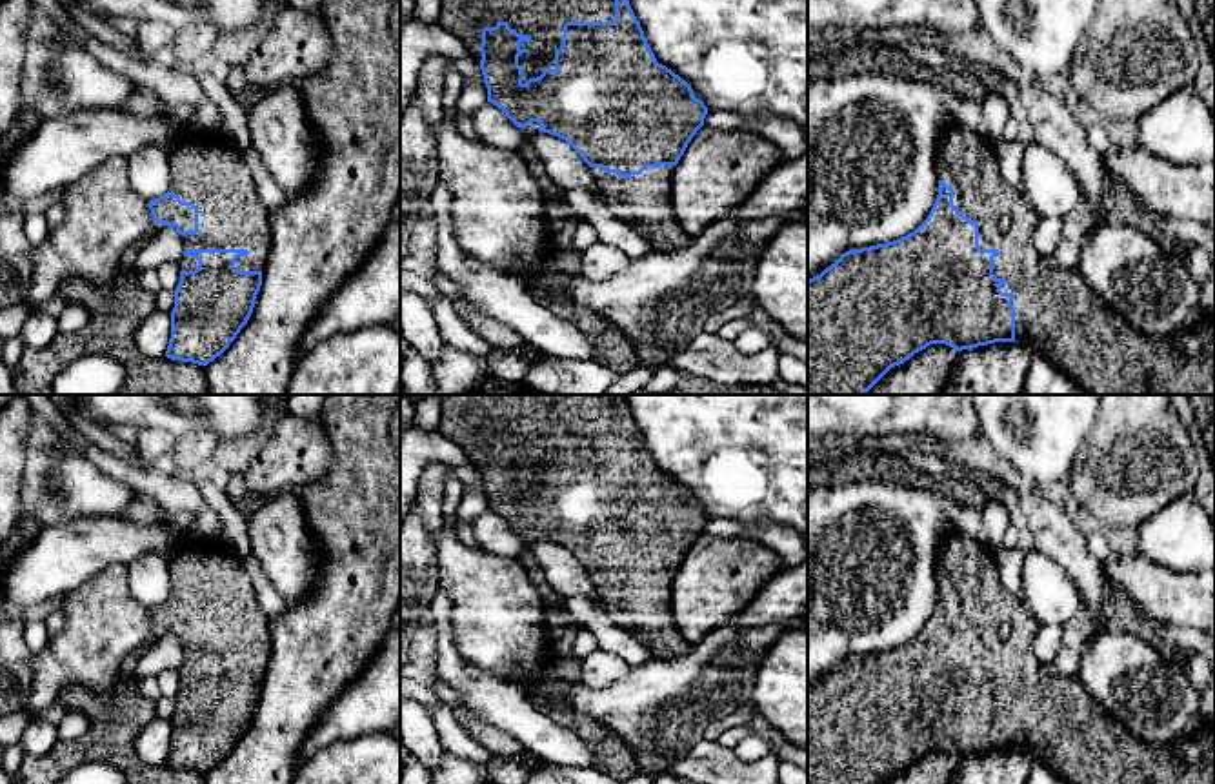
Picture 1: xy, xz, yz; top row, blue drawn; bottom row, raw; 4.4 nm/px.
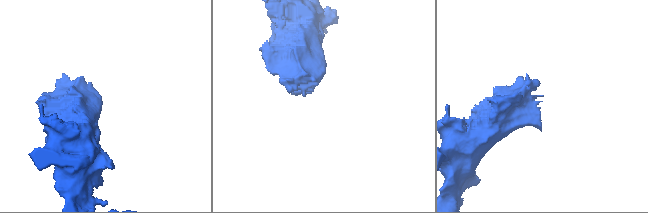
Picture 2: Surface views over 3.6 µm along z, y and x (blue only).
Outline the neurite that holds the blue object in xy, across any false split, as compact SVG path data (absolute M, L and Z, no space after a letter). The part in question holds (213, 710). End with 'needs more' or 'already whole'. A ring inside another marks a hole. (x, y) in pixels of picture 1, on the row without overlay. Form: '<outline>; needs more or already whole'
M204 537L184 538L169 558L169 573L169 598L149 608L156 631L173 633L186 649L166 764L207 773L229 755L253 720L271 658L269 617L258 604L244 557L222 544L211 546Z; needs more

